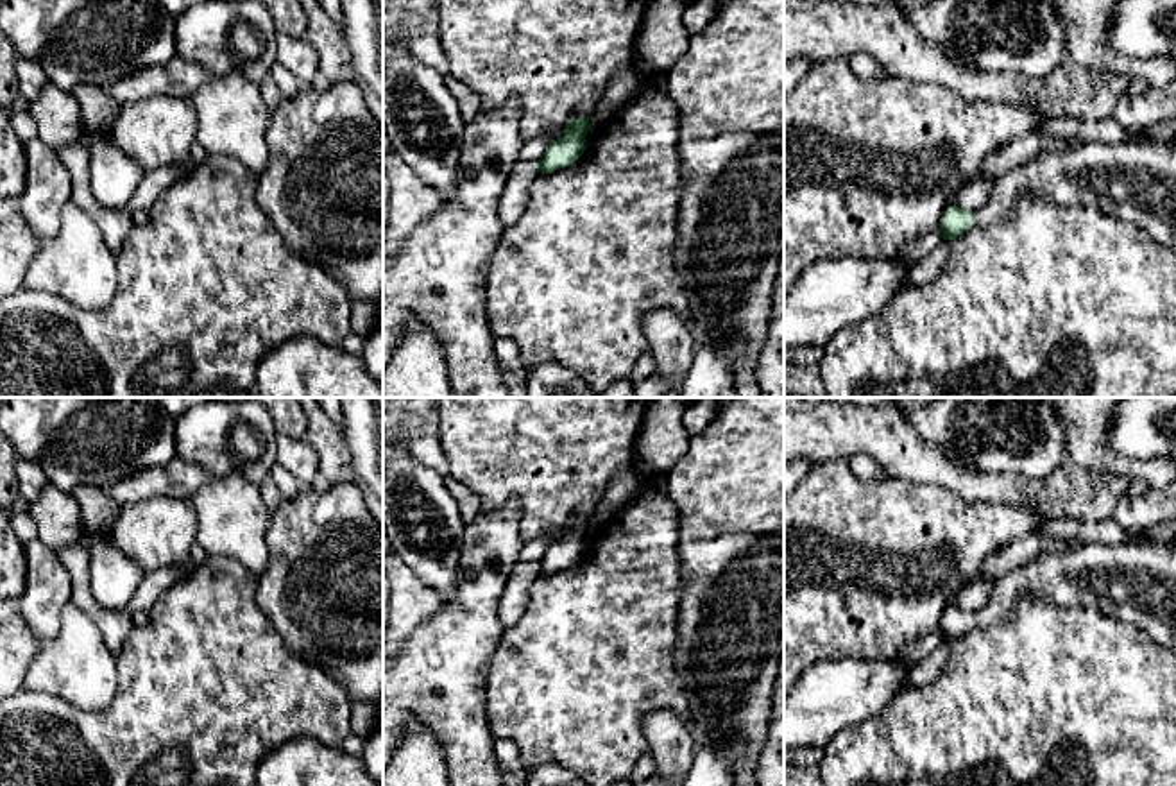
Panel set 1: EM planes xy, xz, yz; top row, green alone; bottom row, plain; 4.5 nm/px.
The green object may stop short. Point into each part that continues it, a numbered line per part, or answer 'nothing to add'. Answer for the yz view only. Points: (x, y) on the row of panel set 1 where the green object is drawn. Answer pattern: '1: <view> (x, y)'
1: yz (1133, 181)

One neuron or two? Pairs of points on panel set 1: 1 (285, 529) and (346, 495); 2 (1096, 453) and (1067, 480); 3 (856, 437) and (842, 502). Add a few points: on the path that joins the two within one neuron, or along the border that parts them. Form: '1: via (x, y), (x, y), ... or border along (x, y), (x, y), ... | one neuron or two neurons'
1: via (299, 529), (312, 529), (332, 509) | one neuron
2: border along (1069, 459), (1098, 471) | two neurons
3: border along (845, 459), (818, 464) | two neurons

